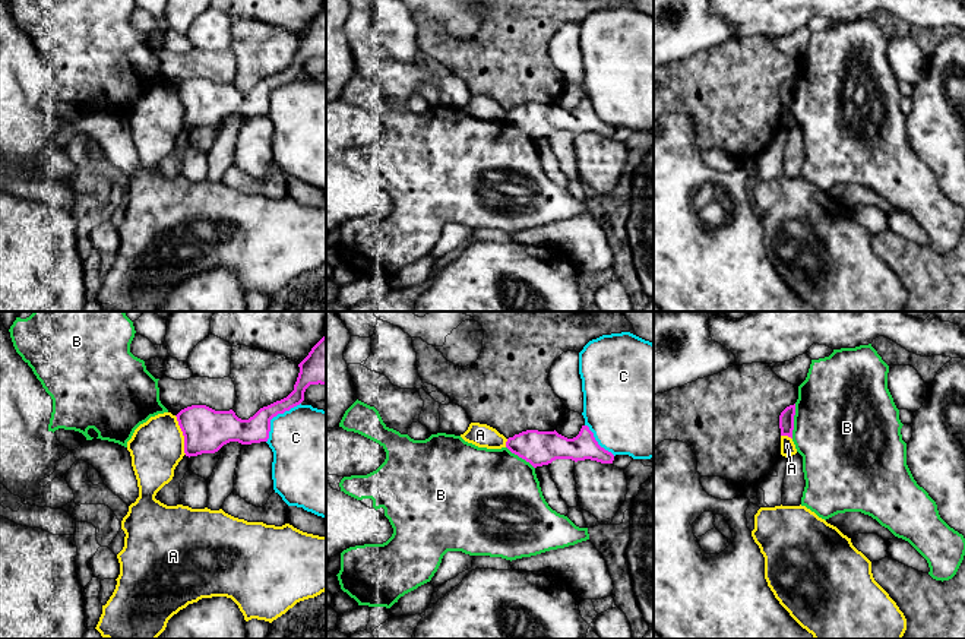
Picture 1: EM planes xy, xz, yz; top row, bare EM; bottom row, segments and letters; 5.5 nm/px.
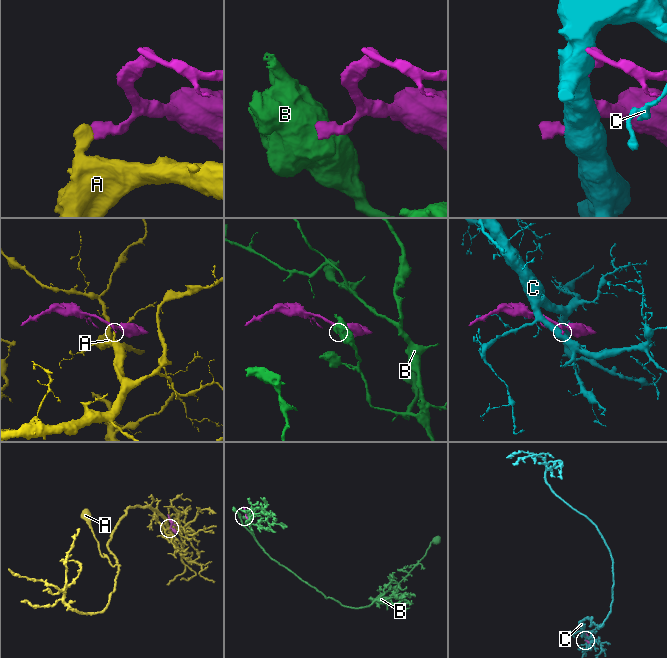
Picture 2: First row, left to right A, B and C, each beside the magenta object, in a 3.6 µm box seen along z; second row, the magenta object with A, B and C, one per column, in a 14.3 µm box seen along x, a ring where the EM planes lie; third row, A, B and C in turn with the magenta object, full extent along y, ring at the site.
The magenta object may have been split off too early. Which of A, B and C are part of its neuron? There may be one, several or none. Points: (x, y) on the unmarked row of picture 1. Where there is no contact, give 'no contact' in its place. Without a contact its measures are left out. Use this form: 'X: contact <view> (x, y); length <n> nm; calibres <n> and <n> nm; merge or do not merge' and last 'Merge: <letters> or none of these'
A: contact xy (183, 107); length 220 nm; calibres 240 and 300 nm; do not merge
B: contact yz (793, 94); length 190 nm; calibres 80 and 500 nm; do not merge
C: contact xy (274, 88); length 300 nm; calibres 150 and 400 nm; do not merge
Merge: none of these

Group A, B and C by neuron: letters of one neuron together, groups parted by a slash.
A / B / C

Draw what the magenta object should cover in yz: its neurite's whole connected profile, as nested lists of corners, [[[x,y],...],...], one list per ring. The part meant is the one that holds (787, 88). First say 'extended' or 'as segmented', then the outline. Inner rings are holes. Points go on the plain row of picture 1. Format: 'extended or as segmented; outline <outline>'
as segmented; outline [[[795,76],[787,79],[787,80],[781,85],[781,88],[779,88],[781,108],[788,108],[788,110],[792,111],[794,88],[795,88]]]

